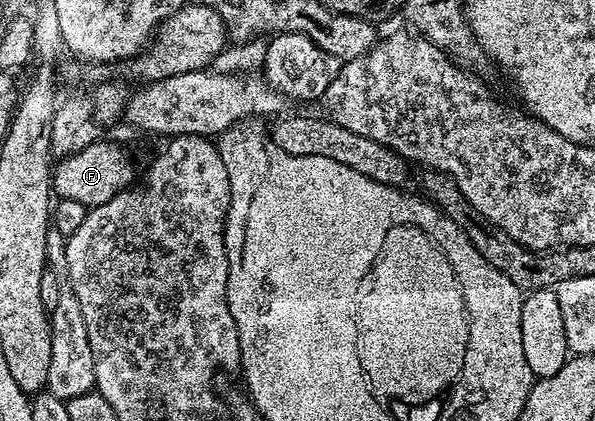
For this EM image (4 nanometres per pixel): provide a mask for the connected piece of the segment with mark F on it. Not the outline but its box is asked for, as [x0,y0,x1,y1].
[52,138,135,209]

